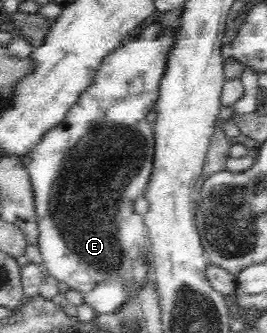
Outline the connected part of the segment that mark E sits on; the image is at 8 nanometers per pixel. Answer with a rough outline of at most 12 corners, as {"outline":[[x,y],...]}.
{"outline":[[177,28],[116,47],[27,157],[45,270],[149,286],[134,210]]}

